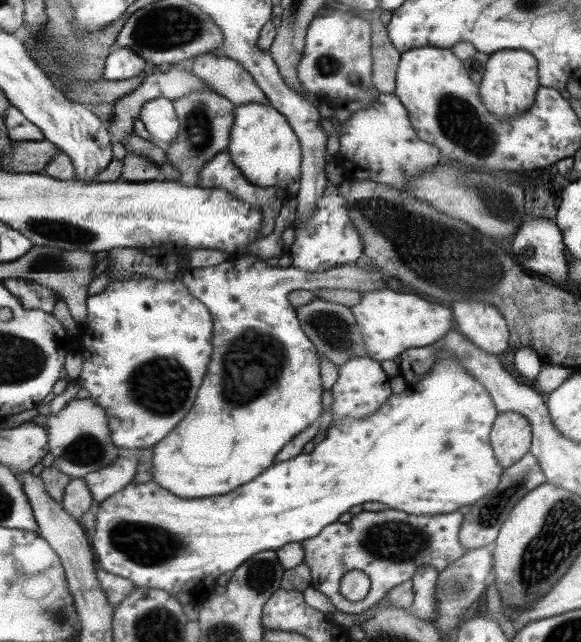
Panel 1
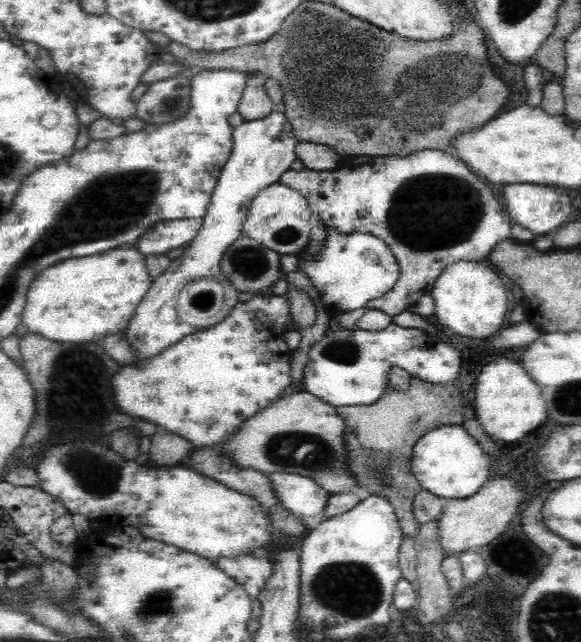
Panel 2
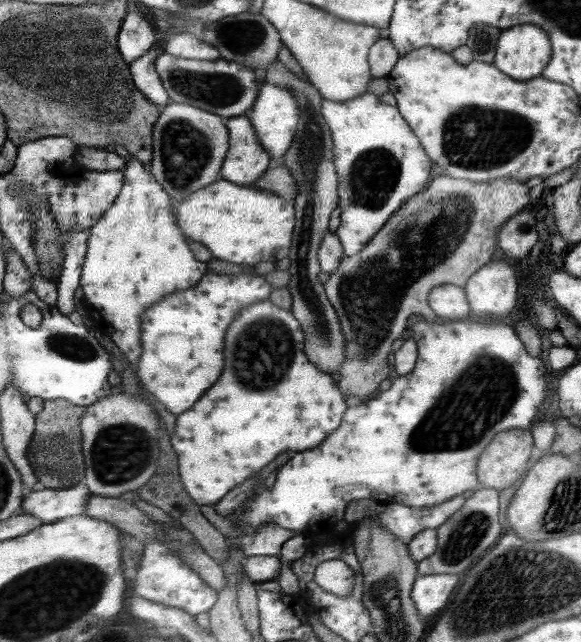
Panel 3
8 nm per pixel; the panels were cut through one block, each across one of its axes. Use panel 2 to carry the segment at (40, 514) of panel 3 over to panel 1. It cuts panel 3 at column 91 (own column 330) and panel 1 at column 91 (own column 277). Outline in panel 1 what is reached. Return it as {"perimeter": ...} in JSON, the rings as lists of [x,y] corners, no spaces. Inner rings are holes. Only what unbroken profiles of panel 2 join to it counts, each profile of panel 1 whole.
{"perimeter":[[[120,458],[112,465],[84,476],[84,480],[91,490],[93,500],[101,504],[132,483],[139,469],[138,458]]]}

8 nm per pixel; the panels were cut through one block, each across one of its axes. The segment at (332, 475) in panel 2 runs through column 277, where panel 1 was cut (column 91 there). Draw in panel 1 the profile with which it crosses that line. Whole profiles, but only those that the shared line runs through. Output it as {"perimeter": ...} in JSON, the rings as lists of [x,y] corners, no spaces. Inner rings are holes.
{"perimeter":[[[71,399],[58,413],[39,414],[34,416],[32,421],[47,429],[50,450],[54,456],[53,464],[68,476],[82,478],[112,465],[118,459],[118,448],[111,438],[107,413],[104,408],[100,408],[100,404],[90,399]]]}

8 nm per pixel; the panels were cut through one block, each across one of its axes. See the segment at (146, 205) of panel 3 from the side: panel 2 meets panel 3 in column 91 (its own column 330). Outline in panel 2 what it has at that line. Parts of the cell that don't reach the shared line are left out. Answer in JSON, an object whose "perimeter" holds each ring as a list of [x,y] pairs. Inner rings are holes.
{"perimeter":[[[326,226],[326,244],[320,250],[320,256],[307,256],[303,250],[296,254],[299,261],[298,271],[304,272],[311,283],[320,292],[321,302],[327,307],[332,319],[340,312],[350,312],[364,308],[366,301],[390,292],[399,277],[399,266],[381,238],[371,234],[338,234]]]}

